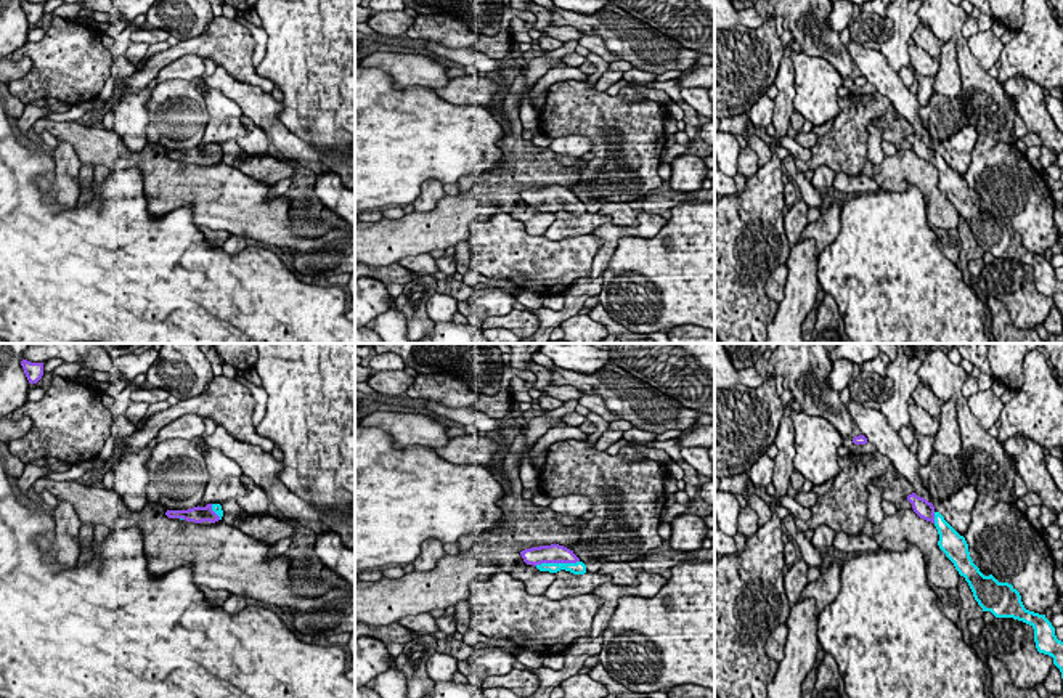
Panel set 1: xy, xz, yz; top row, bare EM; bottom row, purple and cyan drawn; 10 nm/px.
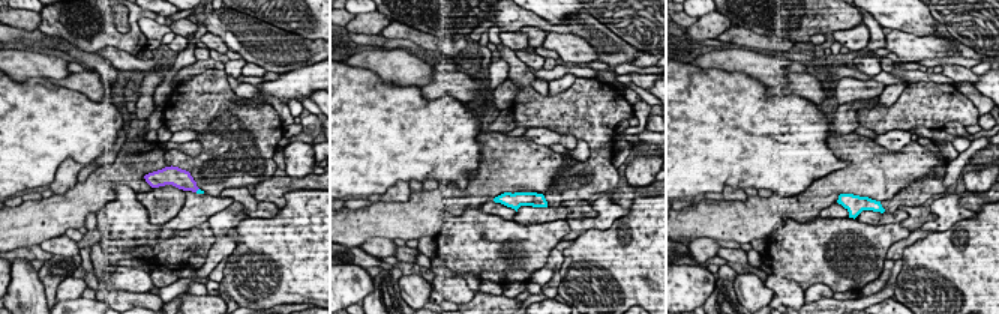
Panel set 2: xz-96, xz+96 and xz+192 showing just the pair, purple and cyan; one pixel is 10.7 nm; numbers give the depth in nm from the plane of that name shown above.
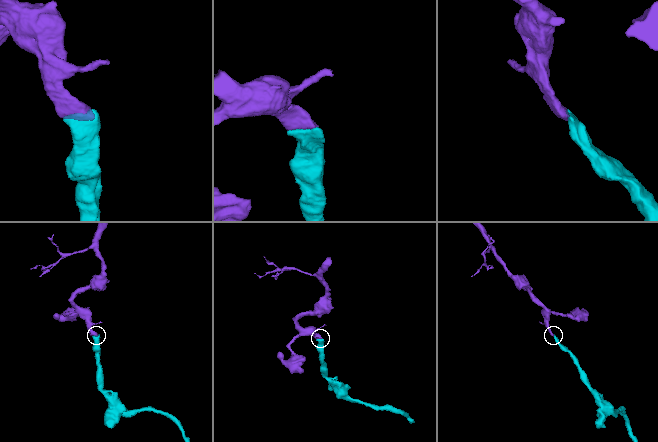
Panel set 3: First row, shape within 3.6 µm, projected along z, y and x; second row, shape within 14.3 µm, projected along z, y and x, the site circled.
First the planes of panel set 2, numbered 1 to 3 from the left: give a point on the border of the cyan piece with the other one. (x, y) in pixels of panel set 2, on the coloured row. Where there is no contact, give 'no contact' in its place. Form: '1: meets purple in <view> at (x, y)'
1: meets purple in xz-96 at (197, 190)
2: no contact
3: no contact

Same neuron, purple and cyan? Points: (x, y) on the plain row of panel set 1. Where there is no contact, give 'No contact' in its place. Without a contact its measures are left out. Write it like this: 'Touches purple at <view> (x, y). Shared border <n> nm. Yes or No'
Touches purple at xz (556, 202). Shared border 460 nm. Yes

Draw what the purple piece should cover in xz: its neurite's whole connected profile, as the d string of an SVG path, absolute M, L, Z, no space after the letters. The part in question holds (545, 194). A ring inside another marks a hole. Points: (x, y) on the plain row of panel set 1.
M559 185L525 189L520 196L527 205L533 205L540 212L557 213L565 210L573 215L586 213L586 205L573 194L573 191Z

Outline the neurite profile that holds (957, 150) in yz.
M849 40L848 51L867 82L875 87L877 93L885 96L914 130L920 124L922 138L931 143L935 152L939 152L960 177L965 177L971 160L971 149L978 140L975 127L967 125L946 141L933 140L918 116L920 104L917 95L902 83L899 74L888 66L880 50L864 48L861 43Z

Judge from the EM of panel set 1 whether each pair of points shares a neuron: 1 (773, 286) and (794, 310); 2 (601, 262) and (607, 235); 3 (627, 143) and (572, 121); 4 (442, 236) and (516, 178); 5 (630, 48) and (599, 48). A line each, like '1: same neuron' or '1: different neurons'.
1: different neurons
2: same neuron
3: same neuron
4: same neuron
5: different neurons

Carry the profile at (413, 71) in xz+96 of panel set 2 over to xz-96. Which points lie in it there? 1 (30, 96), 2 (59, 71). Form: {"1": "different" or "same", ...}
{"1": "different", "2": "same"}

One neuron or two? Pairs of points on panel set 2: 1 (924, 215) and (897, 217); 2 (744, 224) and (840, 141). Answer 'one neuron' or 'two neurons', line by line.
1: two neurons
2: one neuron

